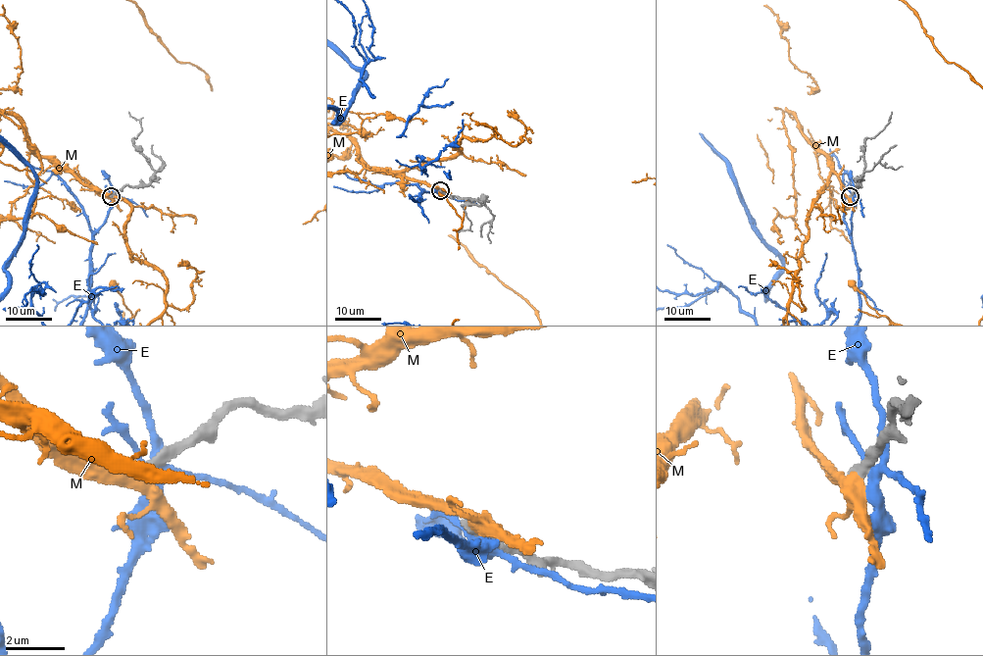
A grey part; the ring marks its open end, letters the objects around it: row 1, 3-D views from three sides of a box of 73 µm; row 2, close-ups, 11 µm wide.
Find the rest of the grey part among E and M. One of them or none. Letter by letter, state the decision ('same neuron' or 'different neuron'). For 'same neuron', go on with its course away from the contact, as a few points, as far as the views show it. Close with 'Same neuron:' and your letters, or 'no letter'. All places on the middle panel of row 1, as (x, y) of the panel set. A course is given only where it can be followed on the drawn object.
E: different neuron
M: same neuron
Same neuron: M

